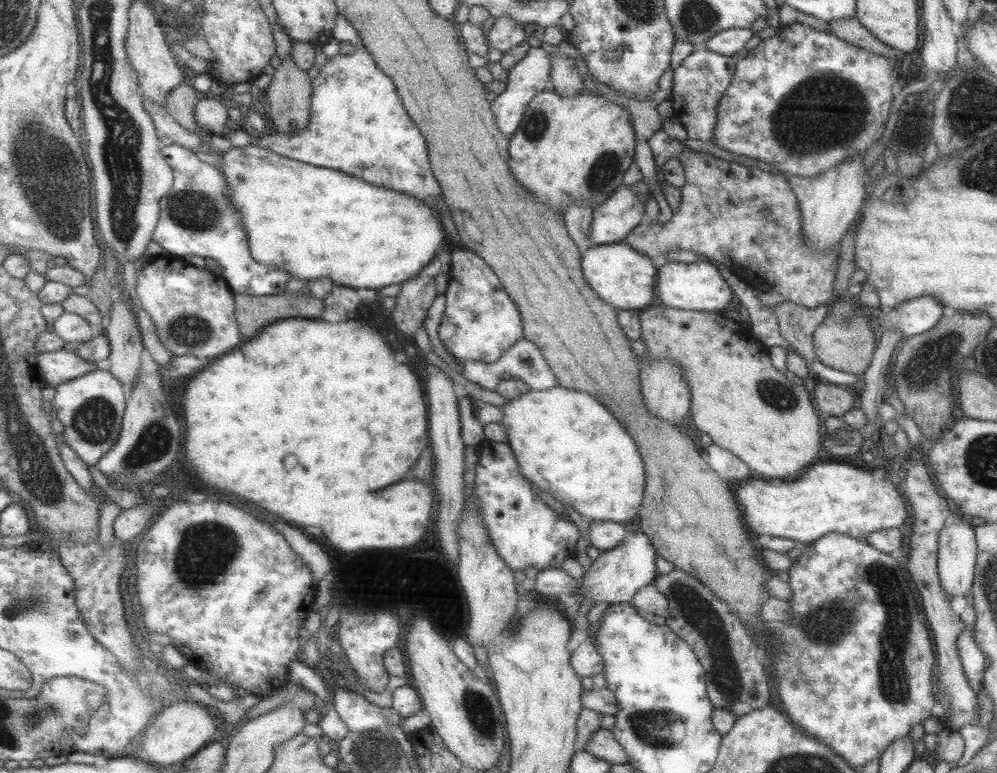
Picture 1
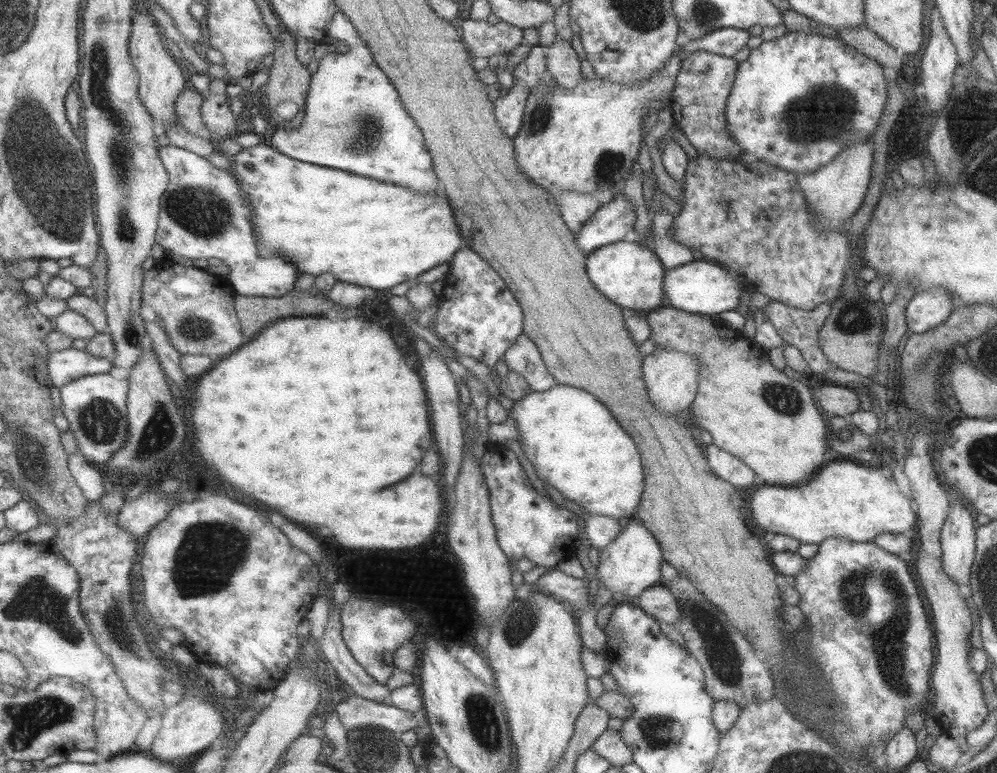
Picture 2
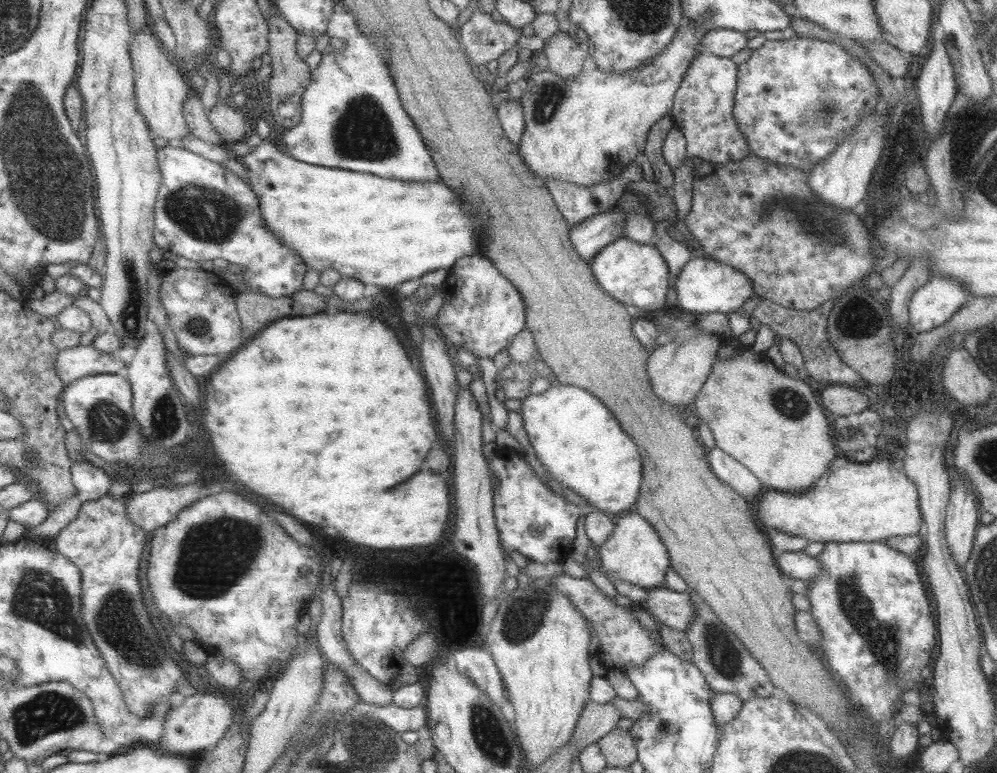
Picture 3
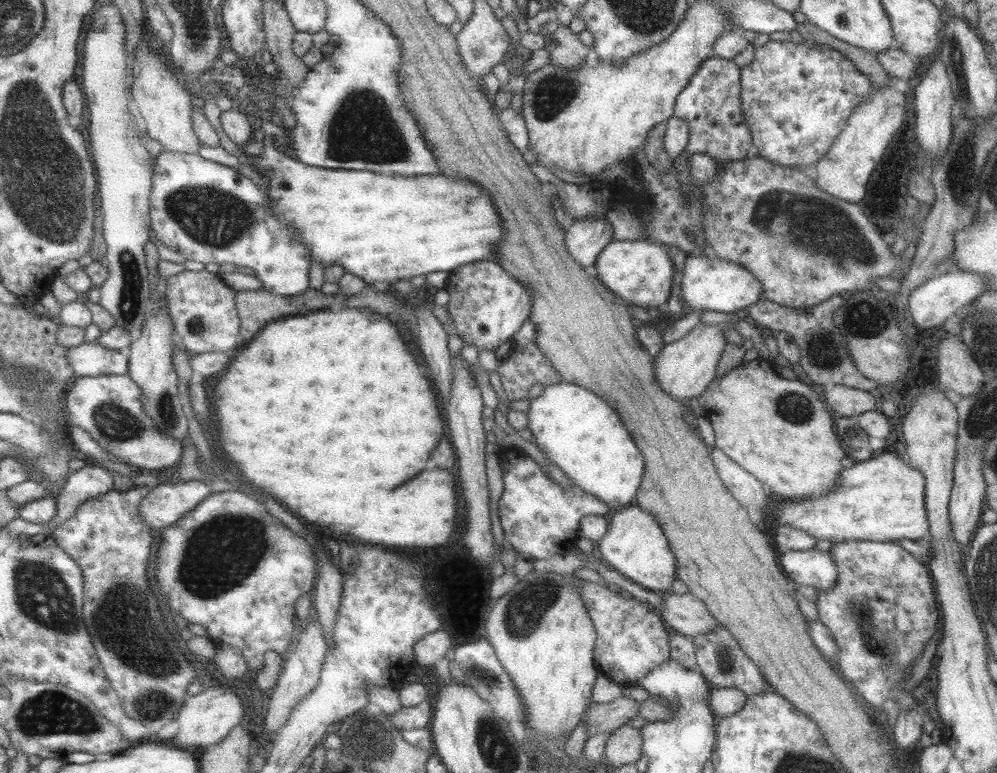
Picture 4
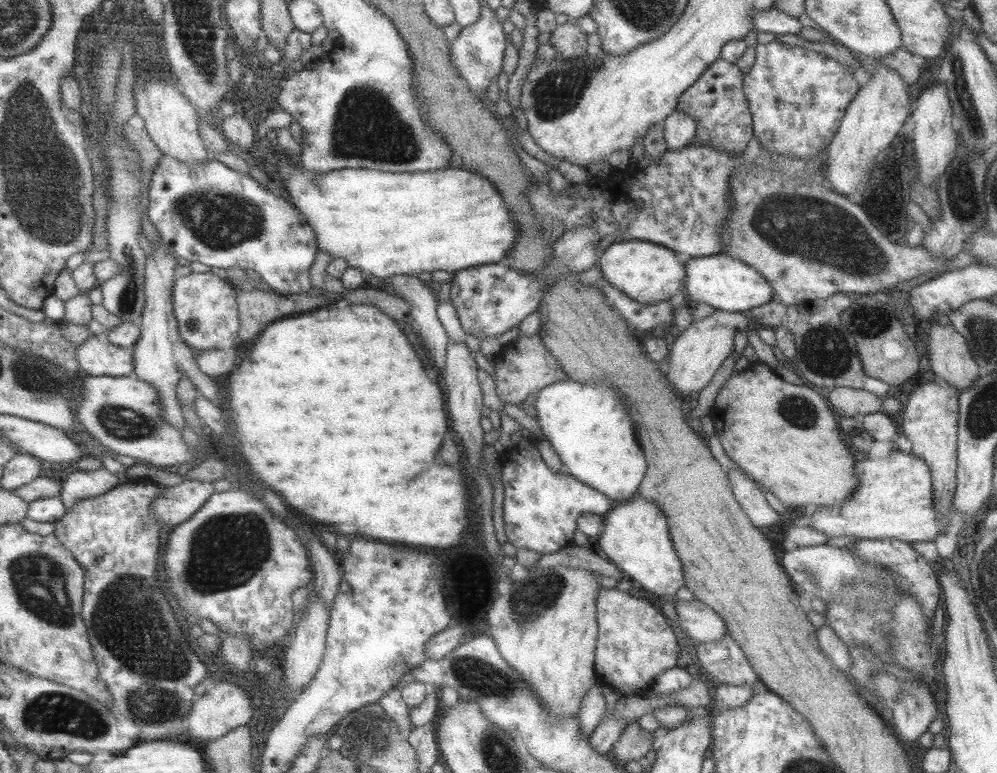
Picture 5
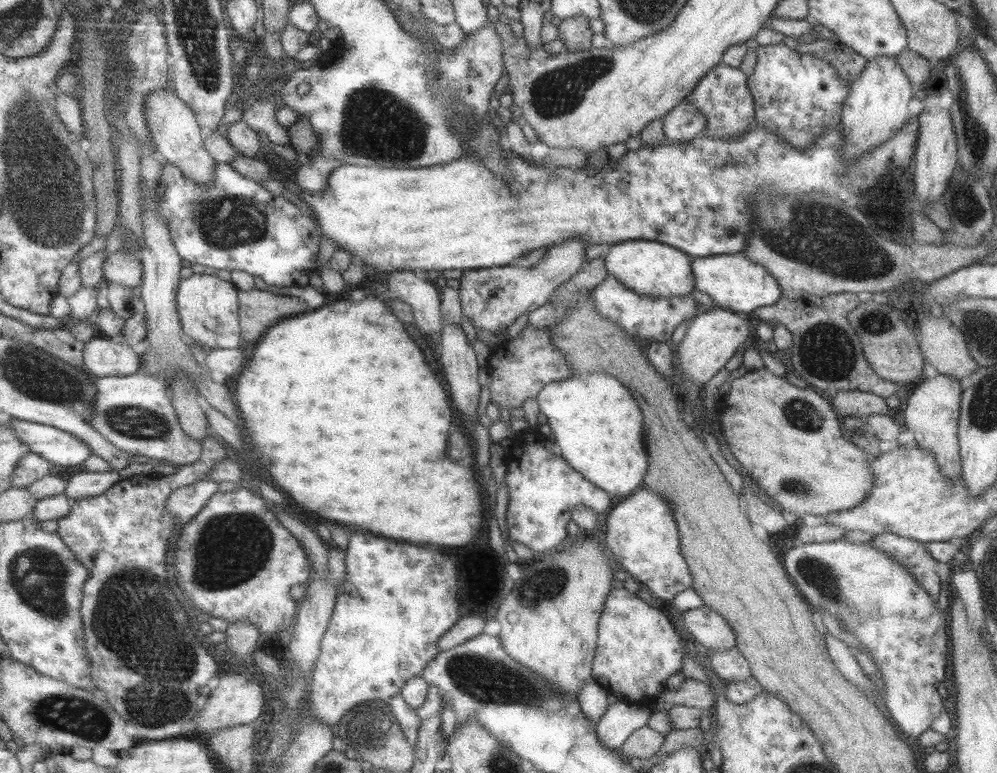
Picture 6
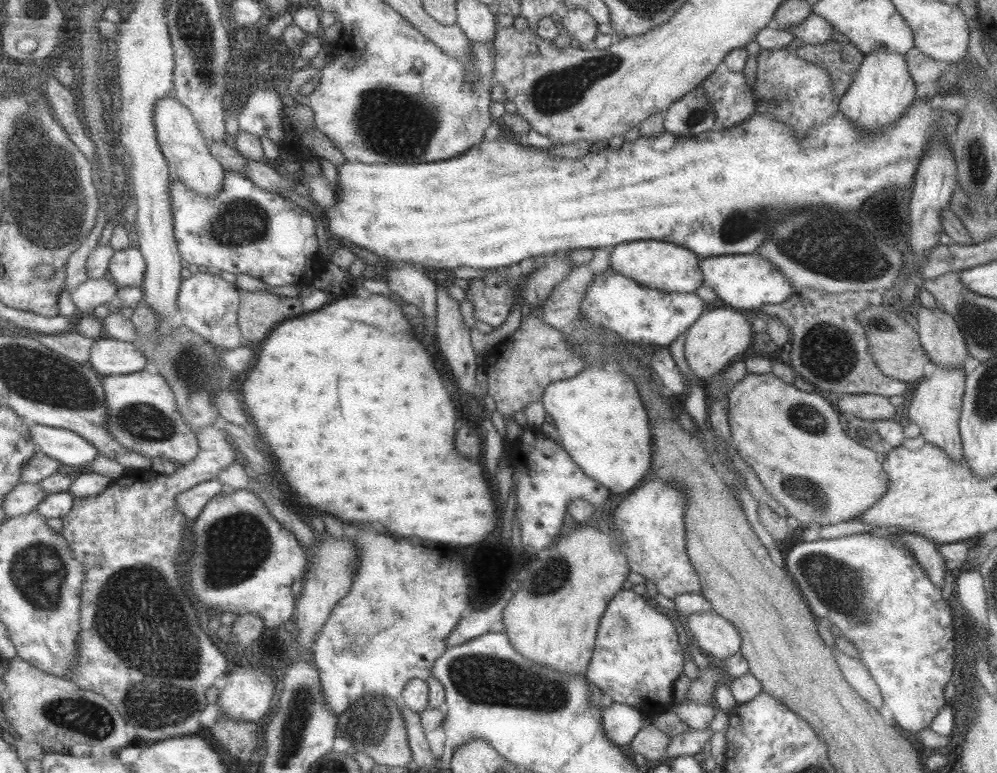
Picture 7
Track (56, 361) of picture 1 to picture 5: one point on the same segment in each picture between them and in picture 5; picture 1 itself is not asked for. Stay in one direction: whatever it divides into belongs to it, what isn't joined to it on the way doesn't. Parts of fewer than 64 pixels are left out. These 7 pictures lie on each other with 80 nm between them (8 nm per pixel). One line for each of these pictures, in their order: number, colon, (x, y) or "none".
2: (65, 366)
3: (80, 361)
4: (92, 359)
5: (99, 357)

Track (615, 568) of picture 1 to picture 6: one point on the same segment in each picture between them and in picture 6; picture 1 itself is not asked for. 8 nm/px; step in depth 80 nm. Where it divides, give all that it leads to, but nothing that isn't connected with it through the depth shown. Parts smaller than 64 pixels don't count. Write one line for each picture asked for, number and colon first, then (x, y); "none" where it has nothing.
2: (630, 563)
3: (633, 553)
4: (633, 544)
5: (634, 538)
6: (640, 532)

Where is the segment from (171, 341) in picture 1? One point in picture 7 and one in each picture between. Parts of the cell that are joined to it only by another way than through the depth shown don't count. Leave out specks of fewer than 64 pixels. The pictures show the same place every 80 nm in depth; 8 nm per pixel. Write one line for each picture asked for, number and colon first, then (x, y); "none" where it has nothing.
2: (198, 309)
3: (202, 307)
4: (203, 306)
5: (207, 307)
6: (209, 307)
7: (209, 305)

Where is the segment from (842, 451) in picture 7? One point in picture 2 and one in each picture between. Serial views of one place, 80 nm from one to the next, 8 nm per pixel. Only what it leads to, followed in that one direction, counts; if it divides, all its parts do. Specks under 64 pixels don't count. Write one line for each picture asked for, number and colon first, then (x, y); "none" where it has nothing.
2: (752, 410)
3: (771, 423)
4: (778, 430)
5: (784, 436)
6: (788, 439)

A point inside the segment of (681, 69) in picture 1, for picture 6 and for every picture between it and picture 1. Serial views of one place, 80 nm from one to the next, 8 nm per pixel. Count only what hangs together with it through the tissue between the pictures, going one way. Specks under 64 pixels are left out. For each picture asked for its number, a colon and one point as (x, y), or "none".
2: (697, 100)
3: (702, 107)
4: (709, 103)
5: (715, 101)
6: (722, 97)

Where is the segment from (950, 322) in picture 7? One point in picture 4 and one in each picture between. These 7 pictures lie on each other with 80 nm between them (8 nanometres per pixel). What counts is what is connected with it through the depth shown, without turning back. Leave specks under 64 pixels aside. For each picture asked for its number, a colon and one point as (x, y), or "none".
4: (959, 375)
5: (949, 358)
6: (941, 344)

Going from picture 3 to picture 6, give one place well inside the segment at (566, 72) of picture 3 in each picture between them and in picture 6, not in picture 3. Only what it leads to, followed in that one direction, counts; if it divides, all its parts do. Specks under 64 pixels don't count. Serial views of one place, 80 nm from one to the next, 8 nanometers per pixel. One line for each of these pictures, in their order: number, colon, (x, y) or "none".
4: (565, 50)
5: (569, 42)
6: (574, 32)

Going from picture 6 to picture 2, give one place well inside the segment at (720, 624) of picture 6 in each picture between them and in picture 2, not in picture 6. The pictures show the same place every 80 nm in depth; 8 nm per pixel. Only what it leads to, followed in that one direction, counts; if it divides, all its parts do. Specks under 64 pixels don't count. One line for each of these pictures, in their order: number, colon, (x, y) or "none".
2: (655, 600)
3: (674, 610)
4: (687, 615)
5: (701, 623)

